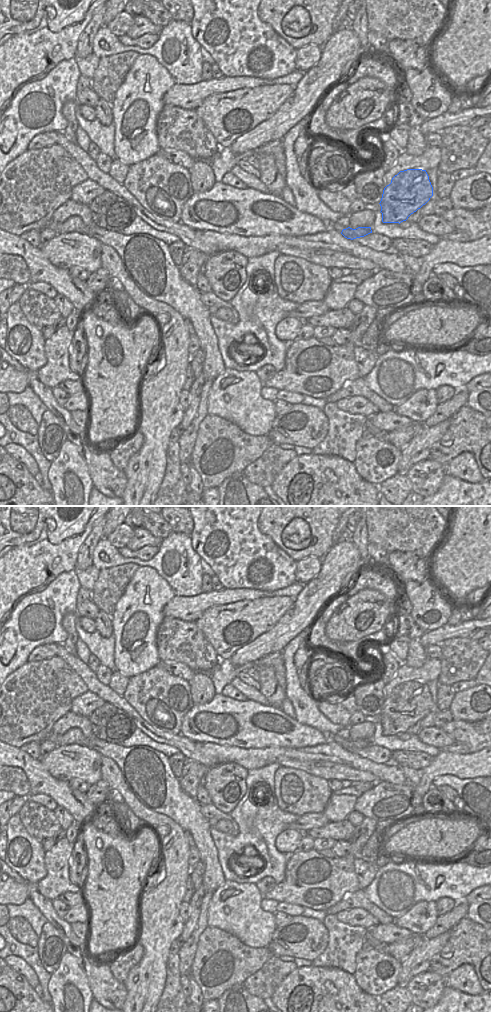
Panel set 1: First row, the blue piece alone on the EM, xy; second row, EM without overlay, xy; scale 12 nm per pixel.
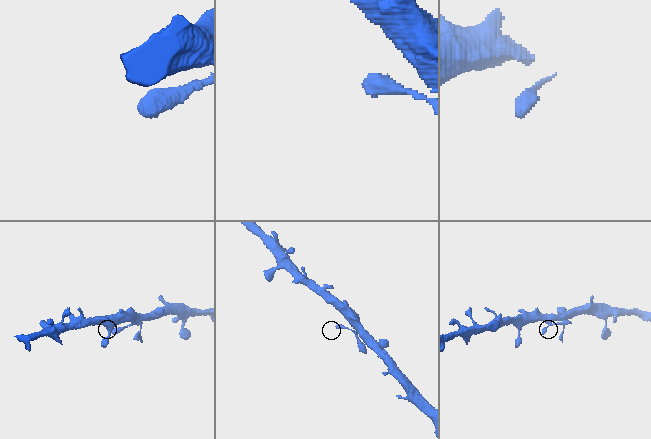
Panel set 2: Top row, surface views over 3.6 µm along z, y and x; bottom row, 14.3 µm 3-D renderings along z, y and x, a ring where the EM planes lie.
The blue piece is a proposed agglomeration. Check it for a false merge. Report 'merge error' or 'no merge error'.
no merge error

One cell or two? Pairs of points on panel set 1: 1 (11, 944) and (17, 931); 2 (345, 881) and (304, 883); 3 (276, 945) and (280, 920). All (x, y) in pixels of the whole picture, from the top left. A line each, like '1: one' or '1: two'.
1: two
2: one
3: two

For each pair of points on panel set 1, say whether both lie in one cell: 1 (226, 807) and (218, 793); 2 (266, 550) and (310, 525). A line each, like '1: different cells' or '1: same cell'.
1: same cell
2: different cells

